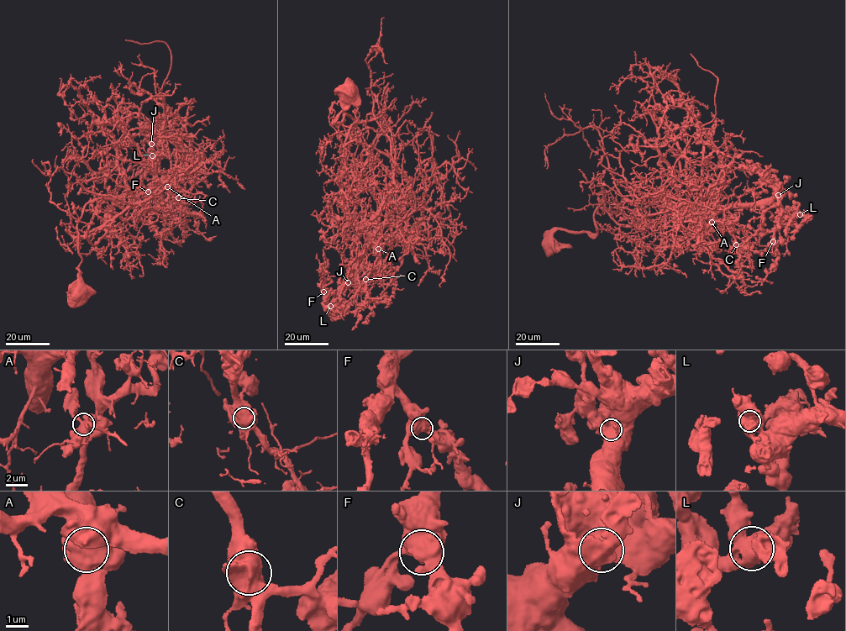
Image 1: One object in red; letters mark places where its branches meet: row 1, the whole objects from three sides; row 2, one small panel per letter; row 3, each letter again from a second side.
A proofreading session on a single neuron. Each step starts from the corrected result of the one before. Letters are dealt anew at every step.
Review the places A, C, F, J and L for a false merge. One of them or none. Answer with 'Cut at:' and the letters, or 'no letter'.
Cut at: C

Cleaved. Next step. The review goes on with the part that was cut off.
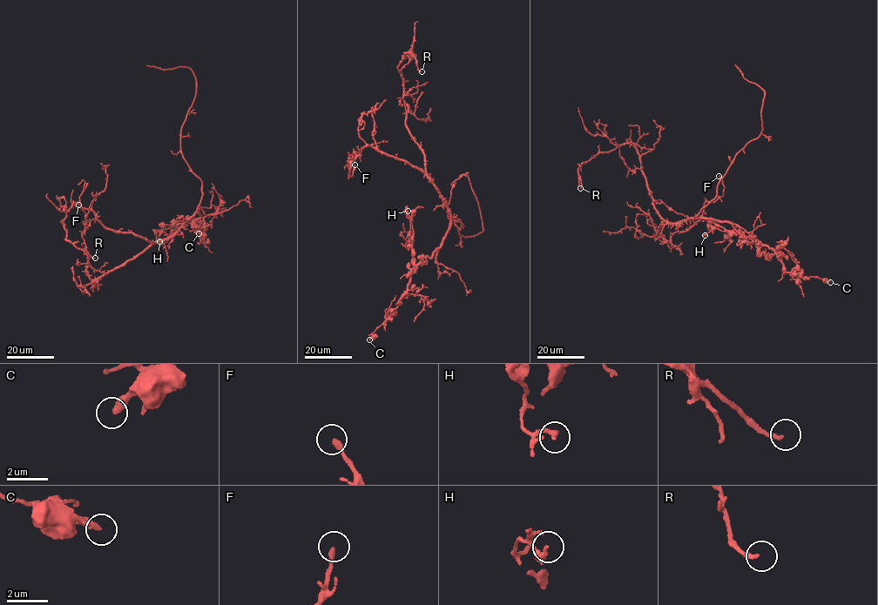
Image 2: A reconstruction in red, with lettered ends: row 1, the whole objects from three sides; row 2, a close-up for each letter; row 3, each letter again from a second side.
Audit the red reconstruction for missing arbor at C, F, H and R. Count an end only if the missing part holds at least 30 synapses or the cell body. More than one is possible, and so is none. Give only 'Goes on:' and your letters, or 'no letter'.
Goes on: no letter

